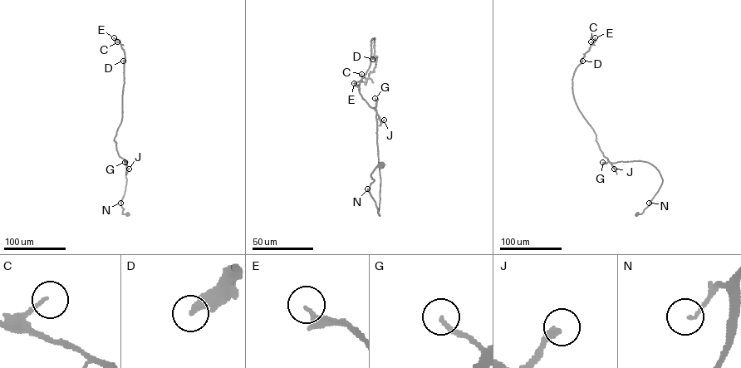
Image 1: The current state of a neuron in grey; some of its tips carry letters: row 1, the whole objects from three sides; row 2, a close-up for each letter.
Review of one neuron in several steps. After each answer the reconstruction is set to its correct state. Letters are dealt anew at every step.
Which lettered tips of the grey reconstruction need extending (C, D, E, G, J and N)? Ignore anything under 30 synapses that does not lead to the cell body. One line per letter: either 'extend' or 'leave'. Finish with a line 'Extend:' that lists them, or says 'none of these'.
C: leave
D: leave
E: leave
G: leave
J: leave
N: leave
Extend: none of these

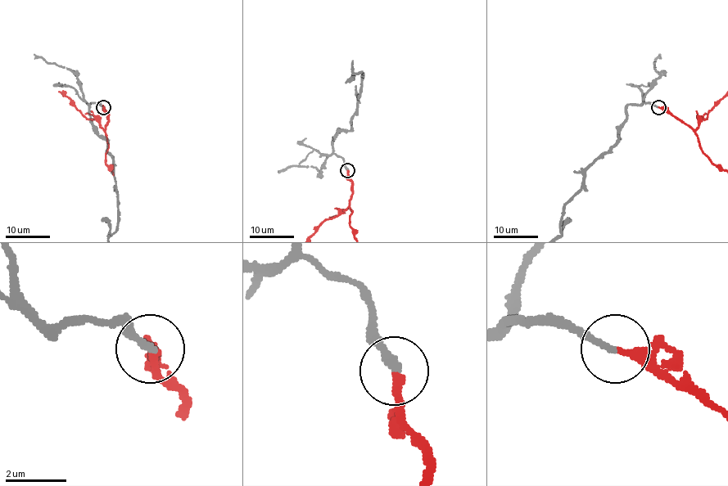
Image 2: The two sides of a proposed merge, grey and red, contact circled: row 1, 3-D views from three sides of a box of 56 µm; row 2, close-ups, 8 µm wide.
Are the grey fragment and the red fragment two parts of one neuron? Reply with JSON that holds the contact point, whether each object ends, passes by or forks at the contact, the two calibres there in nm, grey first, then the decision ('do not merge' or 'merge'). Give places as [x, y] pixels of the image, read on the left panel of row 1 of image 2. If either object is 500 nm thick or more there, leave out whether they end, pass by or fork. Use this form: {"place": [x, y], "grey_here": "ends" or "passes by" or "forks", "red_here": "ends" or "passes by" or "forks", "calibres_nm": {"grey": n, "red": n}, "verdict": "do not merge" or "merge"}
{"place": [103, 107], "grey_here": "ends", "red_here": "ends", "calibres_nm": {"grey": 220, "red": 240}, "verdict": "merge"}

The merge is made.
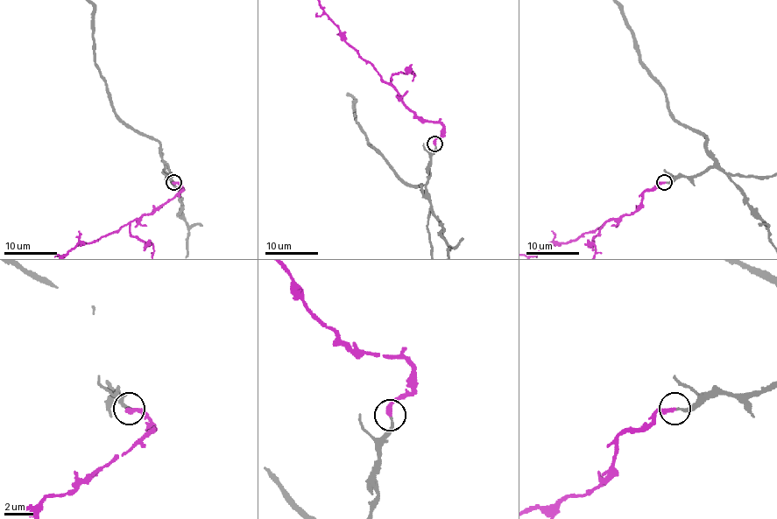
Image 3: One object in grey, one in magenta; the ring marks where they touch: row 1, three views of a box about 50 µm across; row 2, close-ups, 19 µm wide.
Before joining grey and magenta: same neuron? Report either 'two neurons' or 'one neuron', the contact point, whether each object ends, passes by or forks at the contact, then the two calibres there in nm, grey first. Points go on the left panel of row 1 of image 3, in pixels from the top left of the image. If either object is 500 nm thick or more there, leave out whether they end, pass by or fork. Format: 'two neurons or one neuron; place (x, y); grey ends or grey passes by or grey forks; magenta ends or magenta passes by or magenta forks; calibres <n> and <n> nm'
one neuron; place (173, 182); grey ends; magenta ends; calibres 180 and 280 nm

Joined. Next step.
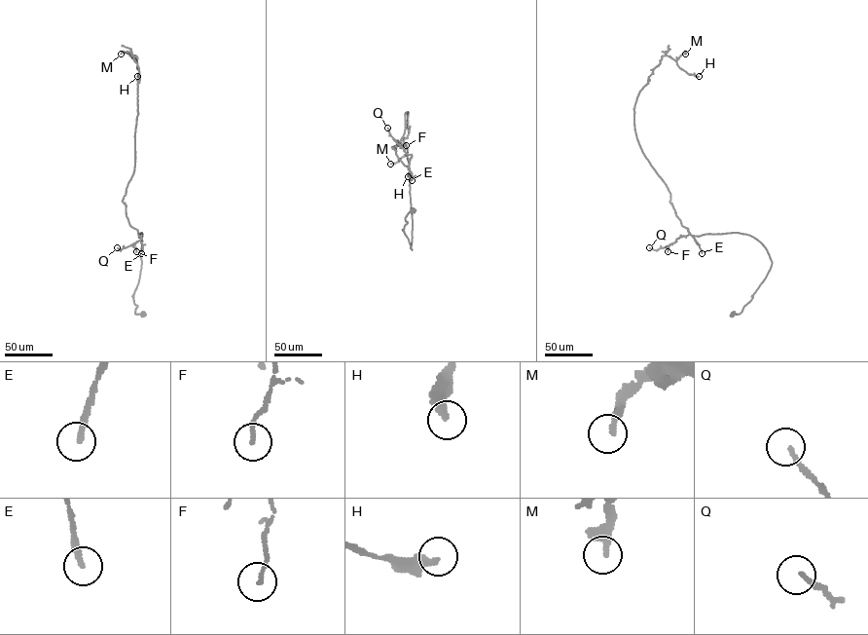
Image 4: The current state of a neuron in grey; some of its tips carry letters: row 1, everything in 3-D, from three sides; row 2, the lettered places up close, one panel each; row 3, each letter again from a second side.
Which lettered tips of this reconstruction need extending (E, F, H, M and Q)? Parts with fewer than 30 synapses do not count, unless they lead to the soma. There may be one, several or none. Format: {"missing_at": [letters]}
{"missing_at": ["E"]}

